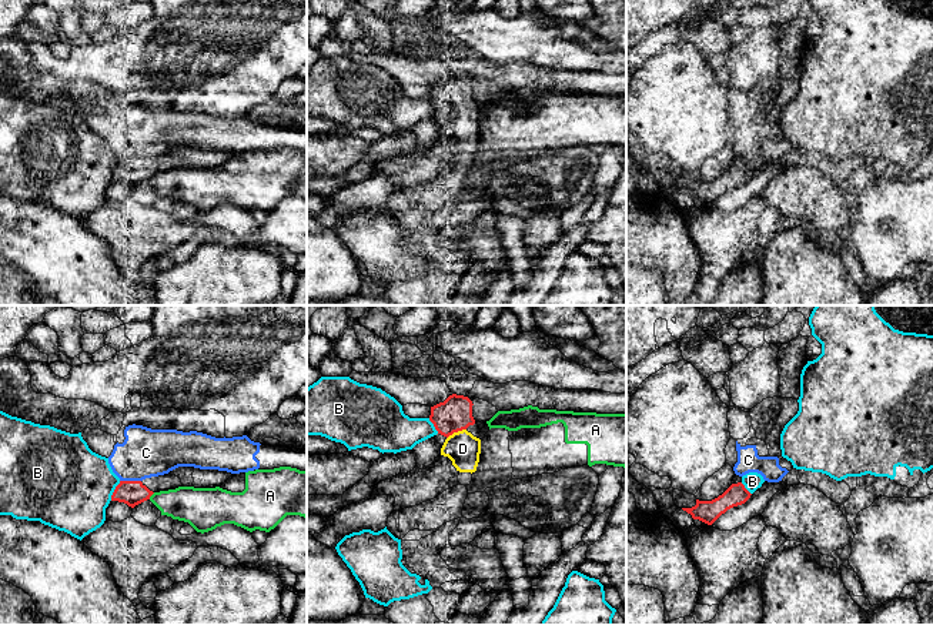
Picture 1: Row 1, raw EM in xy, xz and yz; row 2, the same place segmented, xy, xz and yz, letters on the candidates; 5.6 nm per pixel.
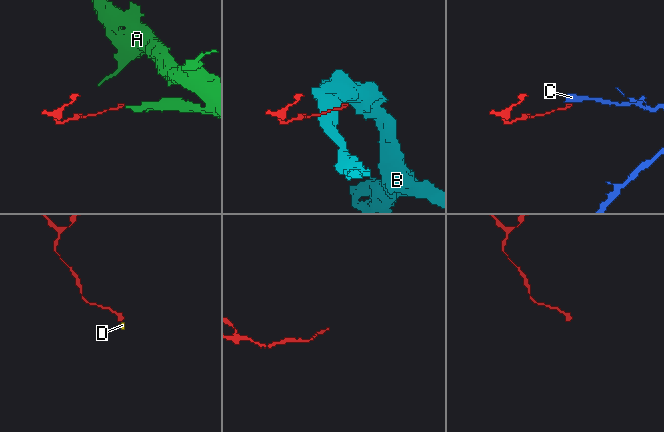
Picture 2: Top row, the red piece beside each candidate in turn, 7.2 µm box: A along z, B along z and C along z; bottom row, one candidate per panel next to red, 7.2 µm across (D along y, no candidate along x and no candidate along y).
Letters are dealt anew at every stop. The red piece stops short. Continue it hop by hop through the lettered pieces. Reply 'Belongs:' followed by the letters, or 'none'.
Belongs: D

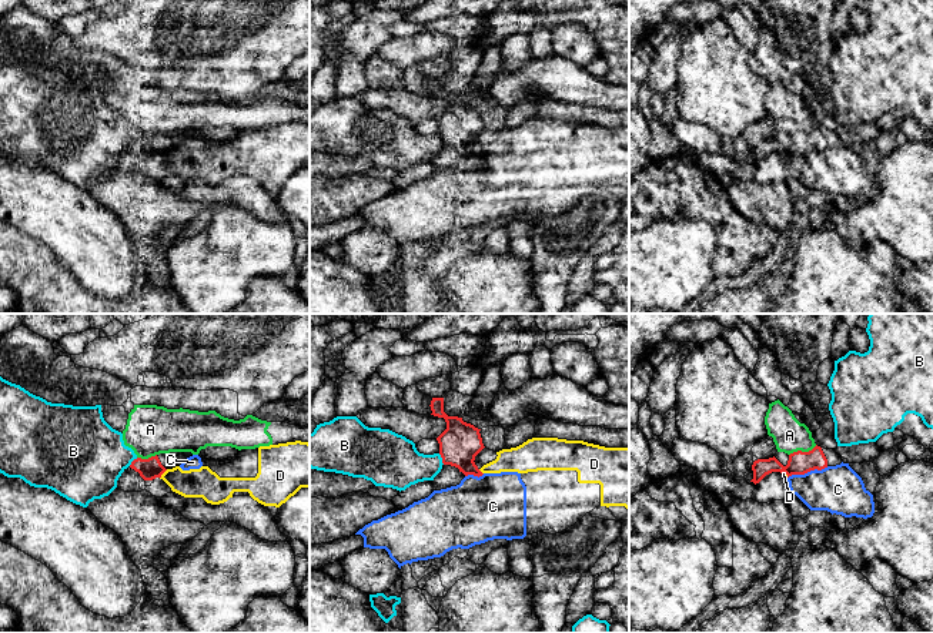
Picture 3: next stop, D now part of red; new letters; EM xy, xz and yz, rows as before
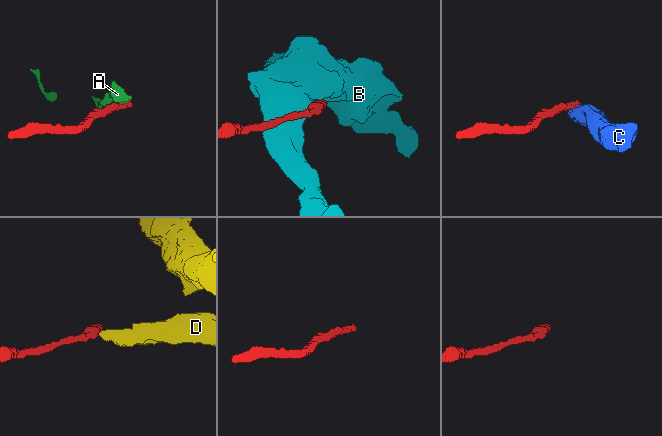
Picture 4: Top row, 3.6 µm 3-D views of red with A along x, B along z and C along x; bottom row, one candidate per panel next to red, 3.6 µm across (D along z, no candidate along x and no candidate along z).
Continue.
Belongs: none

